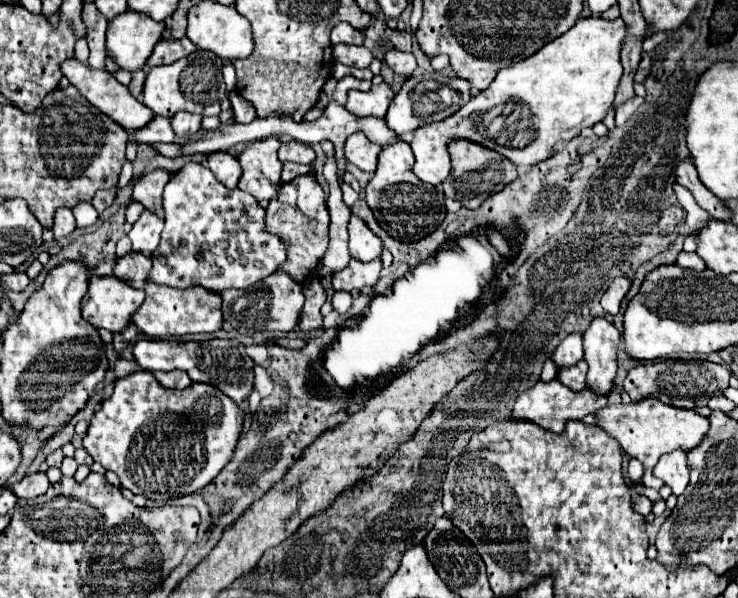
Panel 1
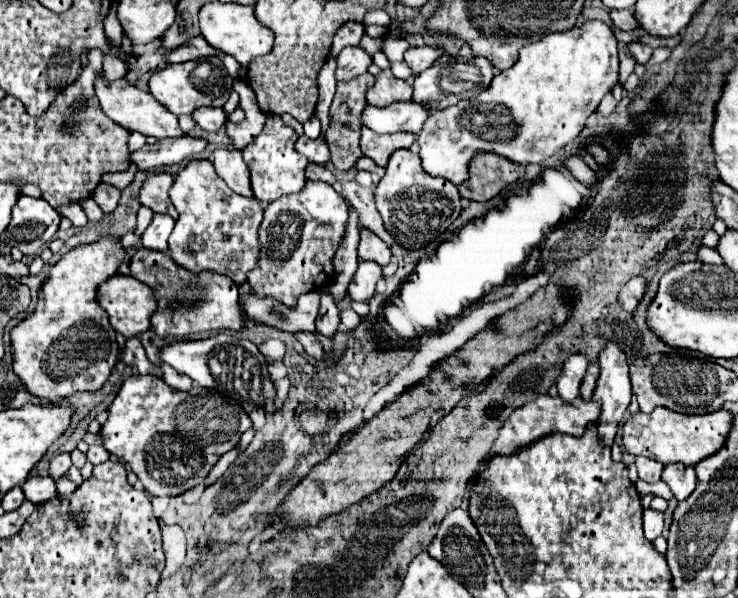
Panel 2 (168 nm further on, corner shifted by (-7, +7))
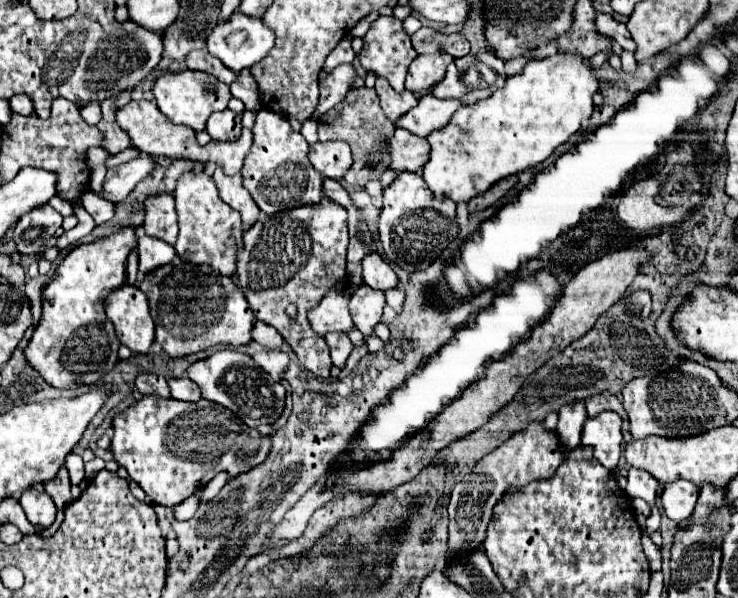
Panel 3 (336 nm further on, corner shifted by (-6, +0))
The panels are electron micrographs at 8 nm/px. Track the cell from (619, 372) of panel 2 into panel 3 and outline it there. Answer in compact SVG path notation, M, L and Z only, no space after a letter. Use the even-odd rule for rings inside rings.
M603 411L595 419L587 419L581 435L581 445L591 447L595 459L603 467L617 467L621 455L621 441L621 417L615 411Z

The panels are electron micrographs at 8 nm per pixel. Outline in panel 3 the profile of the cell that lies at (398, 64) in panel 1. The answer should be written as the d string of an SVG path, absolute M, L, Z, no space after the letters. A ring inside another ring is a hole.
M447 53L419 55L409 67L405 89L417 95L431 93L431 89L445 77L445 69L451 61L453 57Z

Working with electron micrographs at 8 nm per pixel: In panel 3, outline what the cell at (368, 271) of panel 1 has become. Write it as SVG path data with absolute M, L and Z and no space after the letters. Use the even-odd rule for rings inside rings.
M363 285L349 303L353 323L361 331L363 337L371 337L375 325L383 317L383 307L385 307L385 295L381 291L371 291L367 285Z

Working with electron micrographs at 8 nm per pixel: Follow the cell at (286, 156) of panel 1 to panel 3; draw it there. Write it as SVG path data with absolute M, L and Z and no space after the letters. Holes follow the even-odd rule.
M317 141L309 151L311 165L329 179L341 179L351 167L351 151L343 141Z

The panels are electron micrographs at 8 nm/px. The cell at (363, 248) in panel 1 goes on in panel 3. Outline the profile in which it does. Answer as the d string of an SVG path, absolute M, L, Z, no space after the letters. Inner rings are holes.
M379 253L367 255L367 259L363 259L363 281L377 291L395 289L399 283L395 271Z

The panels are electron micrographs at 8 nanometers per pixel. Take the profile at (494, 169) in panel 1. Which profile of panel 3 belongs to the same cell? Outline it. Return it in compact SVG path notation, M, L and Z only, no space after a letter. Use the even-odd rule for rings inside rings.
M511 175L507 179L501 179L499 183L495 183L495 187L491 187L491 191L487 191L487 193L471 199L469 201L469 211L475 213L475 211L483 211L483 209L495 205L515 183L517 183L517 175Z

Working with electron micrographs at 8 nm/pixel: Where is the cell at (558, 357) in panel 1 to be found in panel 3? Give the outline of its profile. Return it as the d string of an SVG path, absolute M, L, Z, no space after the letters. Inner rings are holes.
M577 401L577 403L561 407L559 423L557 423L555 433L559 437L559 445L563 447L563 455L567 455L575 447L579 447L581 429L583 429L585 419L587 419L587 411L583 407L583 401Z

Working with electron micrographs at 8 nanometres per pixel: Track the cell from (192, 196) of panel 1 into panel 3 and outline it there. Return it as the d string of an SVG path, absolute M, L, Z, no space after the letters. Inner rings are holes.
M183 173L177 181L177 189L173 193L177 201L179 215L179 237L175 243L177 255L193 265L211 265L221 275L235 273L235 255L243 243L243 229L239 223L239 213L231 211L221 199L219 191L215 191L215 183L207 173Z

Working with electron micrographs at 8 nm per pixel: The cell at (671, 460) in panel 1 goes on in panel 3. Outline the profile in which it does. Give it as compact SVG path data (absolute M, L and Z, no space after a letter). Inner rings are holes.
M677 479L675 483L669 483L663 489L663 495L661 495L663 511L675 523L683 521L693 513L697 497L699 497L699 487L683 479Z

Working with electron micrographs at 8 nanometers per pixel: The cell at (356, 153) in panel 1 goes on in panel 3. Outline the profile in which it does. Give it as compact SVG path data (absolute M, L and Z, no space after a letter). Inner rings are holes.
M401 127L395 129L393 137L387 141L387 147L391 155L391 169L395 169L397 173L399 171L417 173L427 163L431 151L427 139L417 137Z

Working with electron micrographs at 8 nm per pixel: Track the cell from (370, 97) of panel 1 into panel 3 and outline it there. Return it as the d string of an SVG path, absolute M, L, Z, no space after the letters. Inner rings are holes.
M377 79L375 83L375 91L381 99L381 109L387 115L387 119L391 119L393 123L405 115L409 109L413 109L417 105L417 97L411 91L403 91L403 93L395 93L393 87L385 81L385 79Z

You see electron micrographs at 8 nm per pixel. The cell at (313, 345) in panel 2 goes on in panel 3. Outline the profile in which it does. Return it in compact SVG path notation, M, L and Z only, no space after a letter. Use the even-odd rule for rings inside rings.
M325 197L319 207L299 207L295 211L275 213L257 221L249 231L245 231L243 249L237 253L239 285L255 311L255 317L275 327L299 361L313 375L323 379L329 377L333 363L325 337L311 329L307 313L315 309L329 291L343 291L347 287L347 245L347 211ZM289 303L295 303L299 309L295 321L285 315L285 305Z

